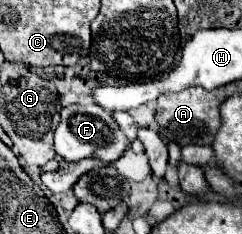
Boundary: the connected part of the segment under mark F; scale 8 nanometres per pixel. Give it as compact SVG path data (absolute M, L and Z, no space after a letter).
M86 104L86 106L66 106L62 108L62 118L60 124L54 130L54 148L56 154L62 156L68 162L78 162L82 158L90 158L96 156L100 158L104 164L110 164L114 160L118 160L124 152L126 152L126 138L120 132L118 124L112 118L112 112L100 108L98 104Z

